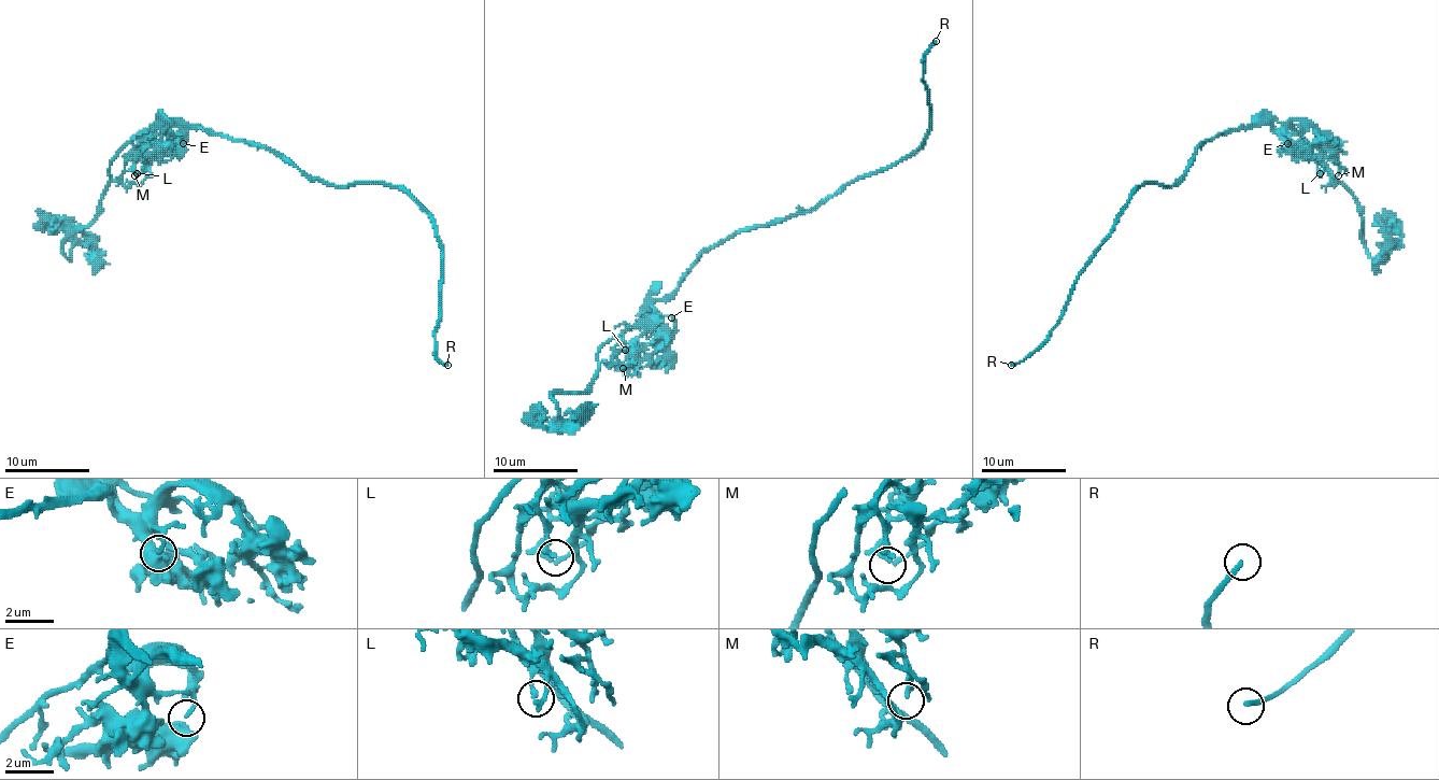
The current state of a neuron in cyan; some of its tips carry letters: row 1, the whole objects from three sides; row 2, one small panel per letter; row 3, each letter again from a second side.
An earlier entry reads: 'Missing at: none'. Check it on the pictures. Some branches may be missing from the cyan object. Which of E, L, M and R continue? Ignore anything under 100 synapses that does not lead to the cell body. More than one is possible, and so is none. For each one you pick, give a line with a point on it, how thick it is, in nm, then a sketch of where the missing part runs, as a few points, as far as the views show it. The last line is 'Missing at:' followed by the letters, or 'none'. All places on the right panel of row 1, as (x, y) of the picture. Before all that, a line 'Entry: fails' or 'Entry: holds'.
Entry: fails
R: at (1011, 365); 200 nm thick
Missing at: R

